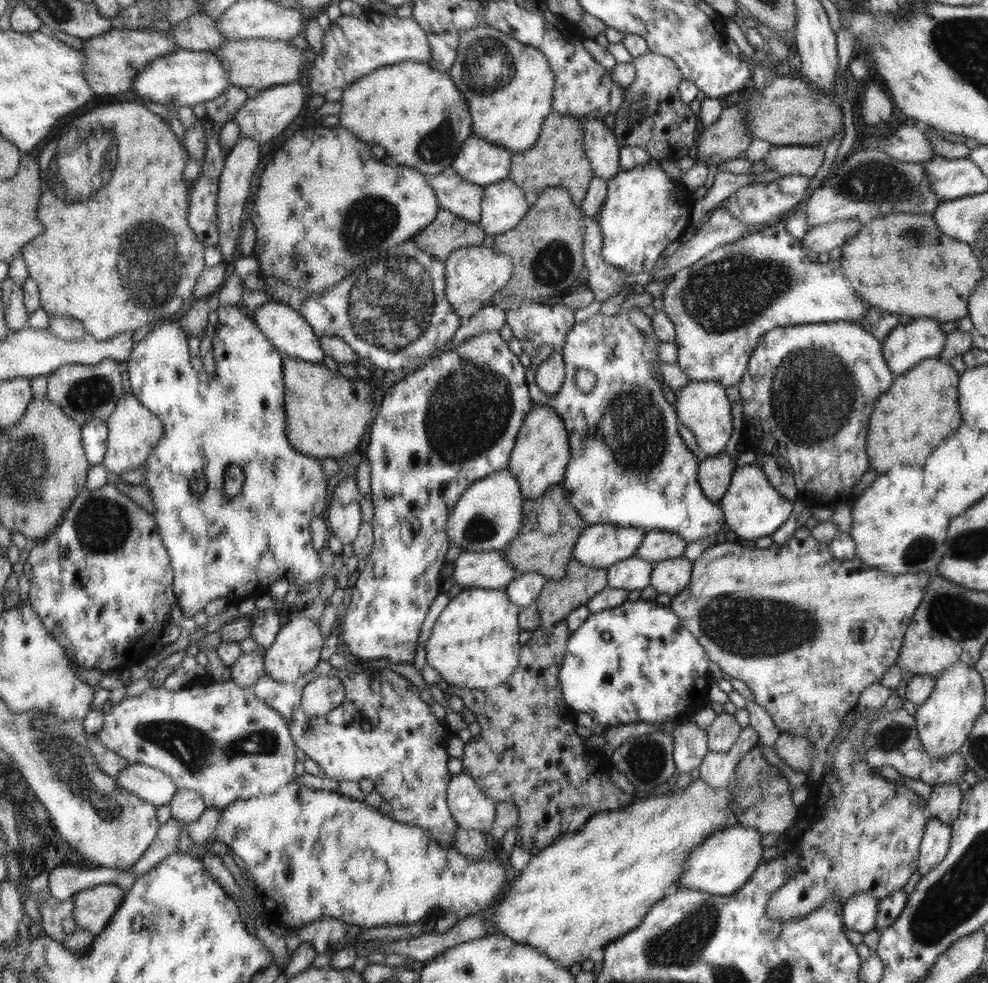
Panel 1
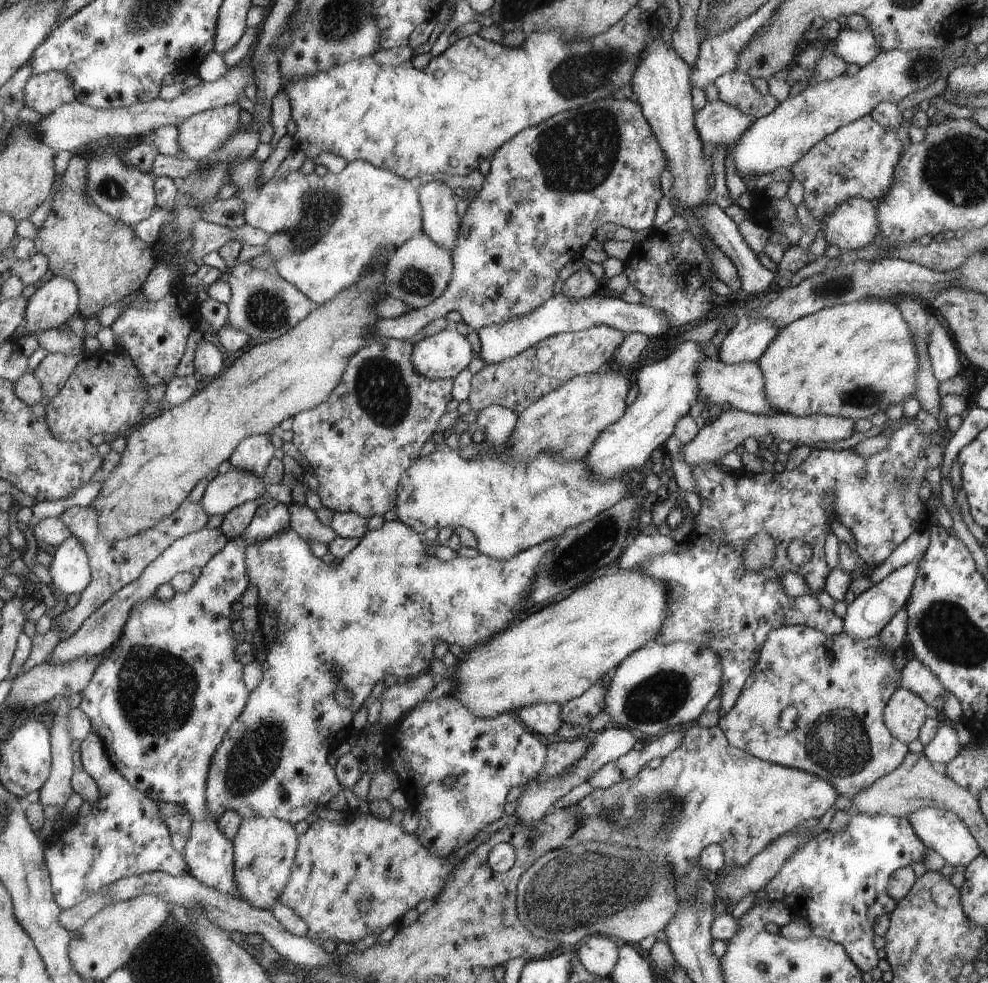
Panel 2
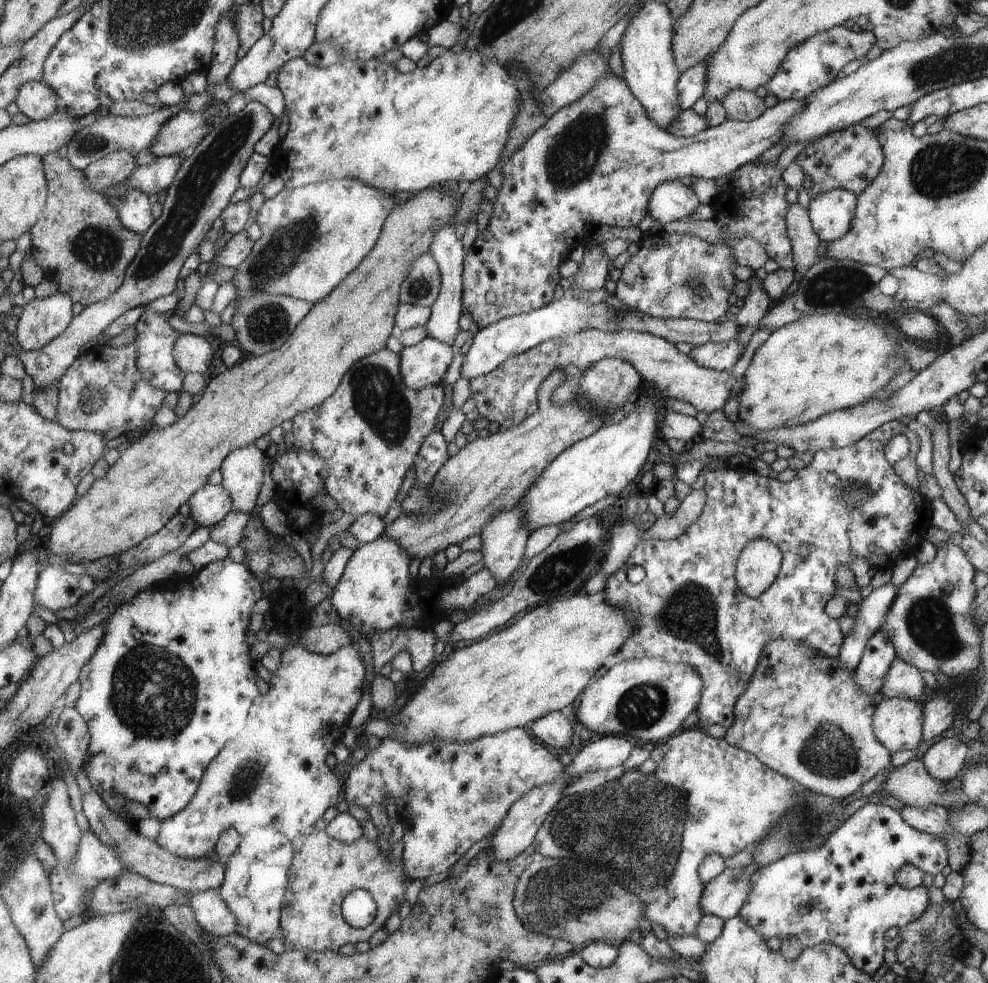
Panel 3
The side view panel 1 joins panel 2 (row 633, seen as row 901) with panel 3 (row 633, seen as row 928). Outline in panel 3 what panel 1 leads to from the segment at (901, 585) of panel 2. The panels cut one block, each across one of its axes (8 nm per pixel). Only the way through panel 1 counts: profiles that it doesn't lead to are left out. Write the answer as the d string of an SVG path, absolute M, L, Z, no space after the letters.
M893 583L882 585L863 598L858 605L859 614L853 632L845 634L845 642L841 646L841 654L837 659L852 672L856 672L861 663L861 656L868 646L868 640L884 628L885 618L888 616L894 599L897 598L898 588Z

